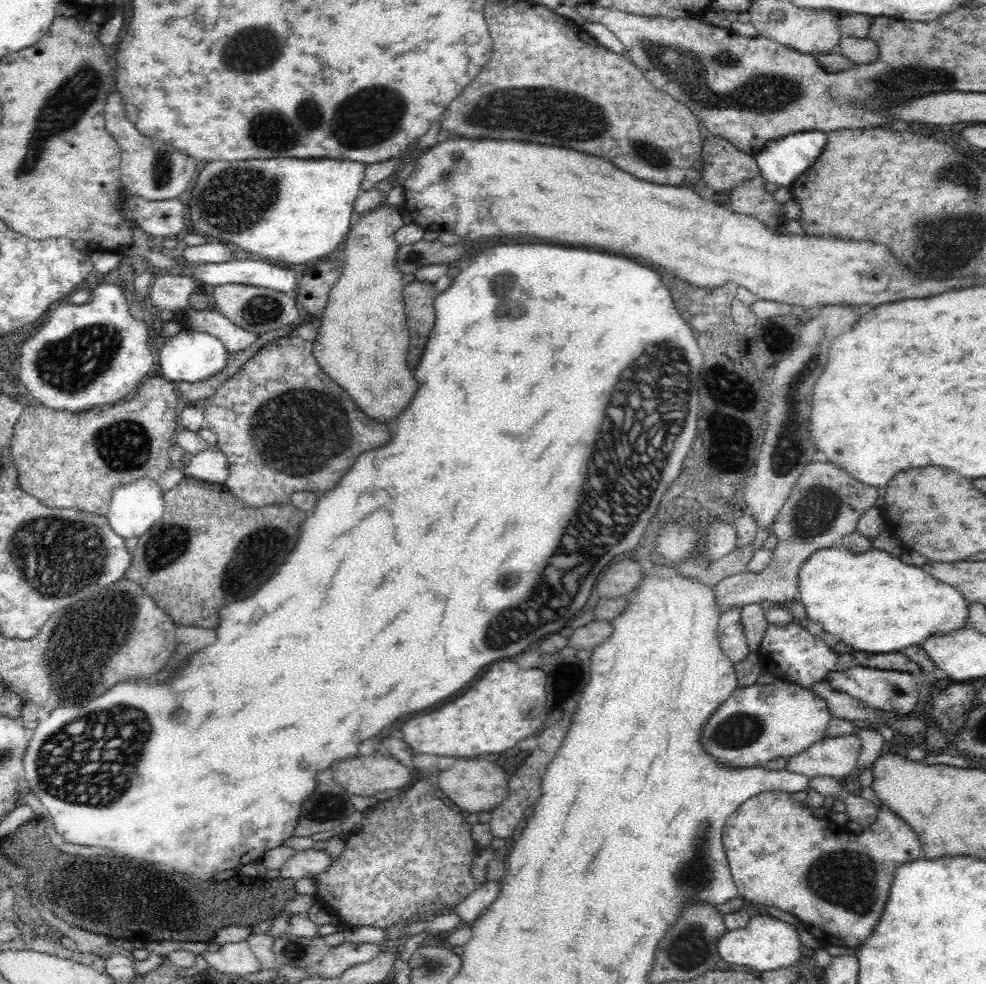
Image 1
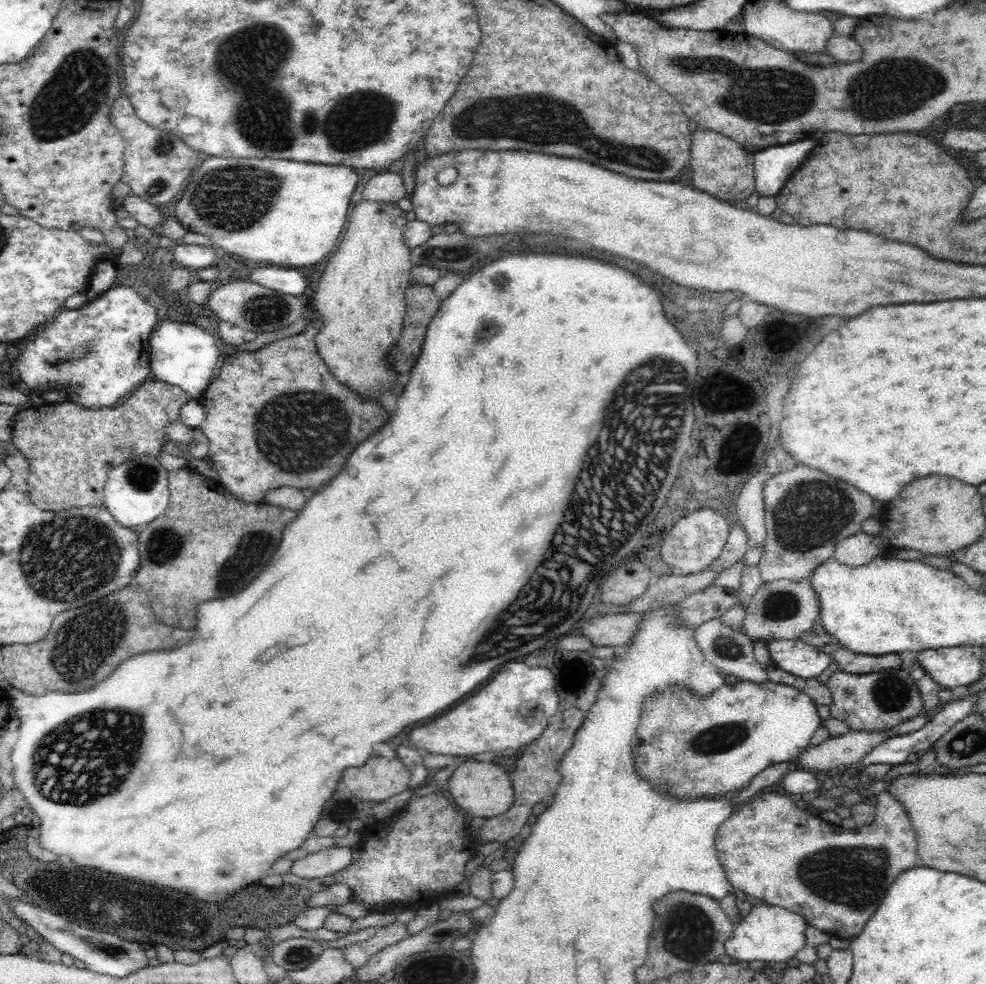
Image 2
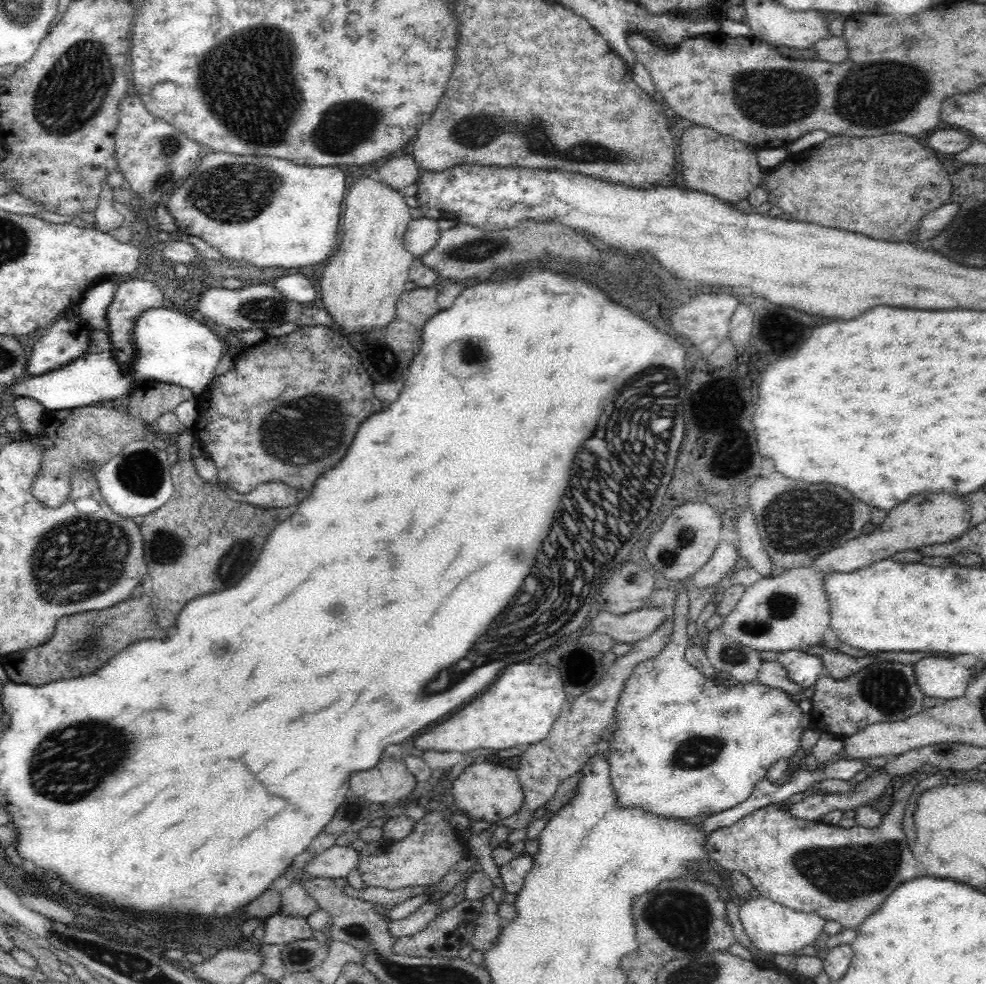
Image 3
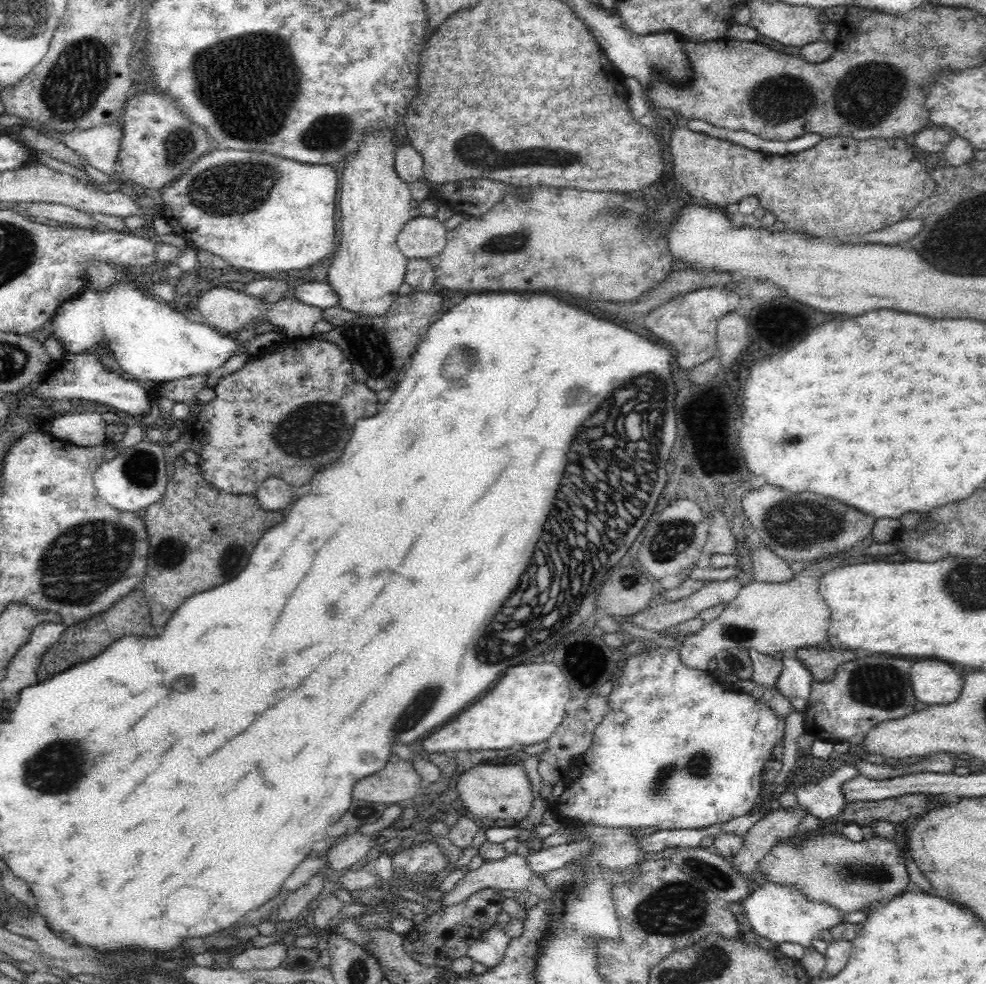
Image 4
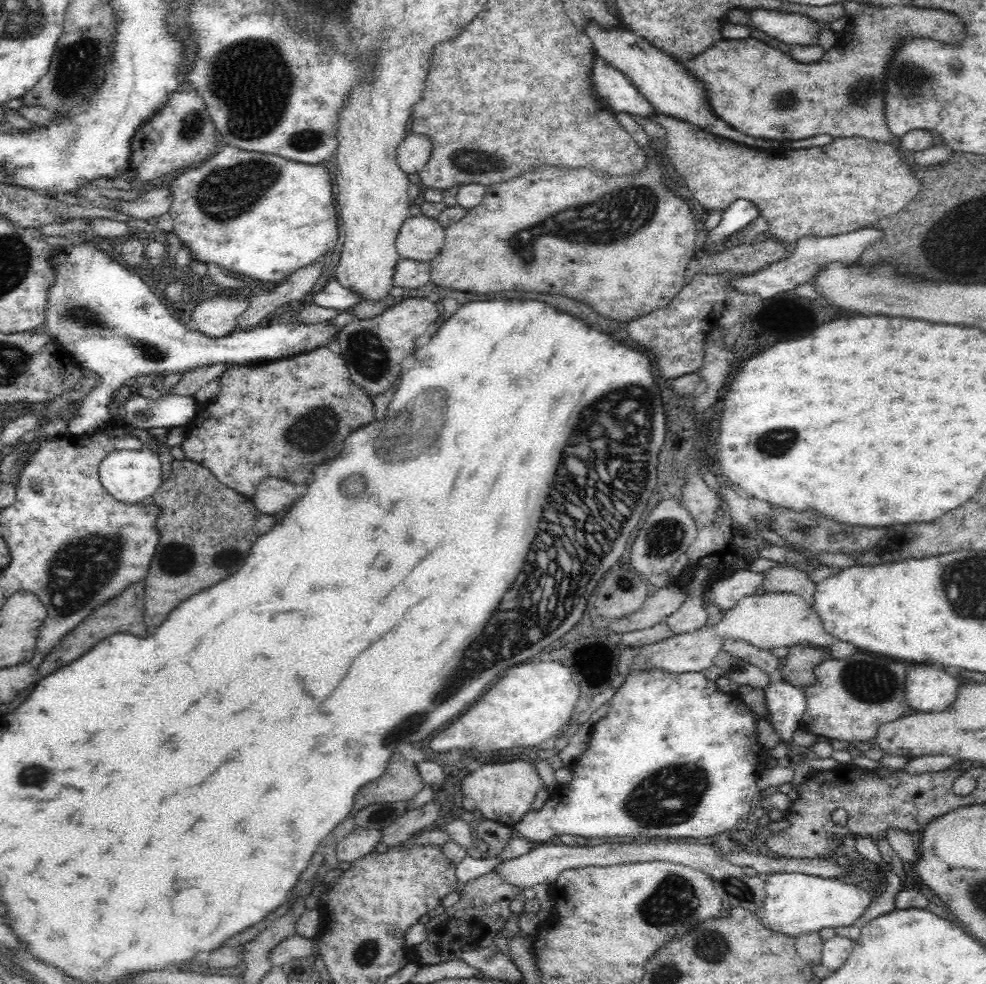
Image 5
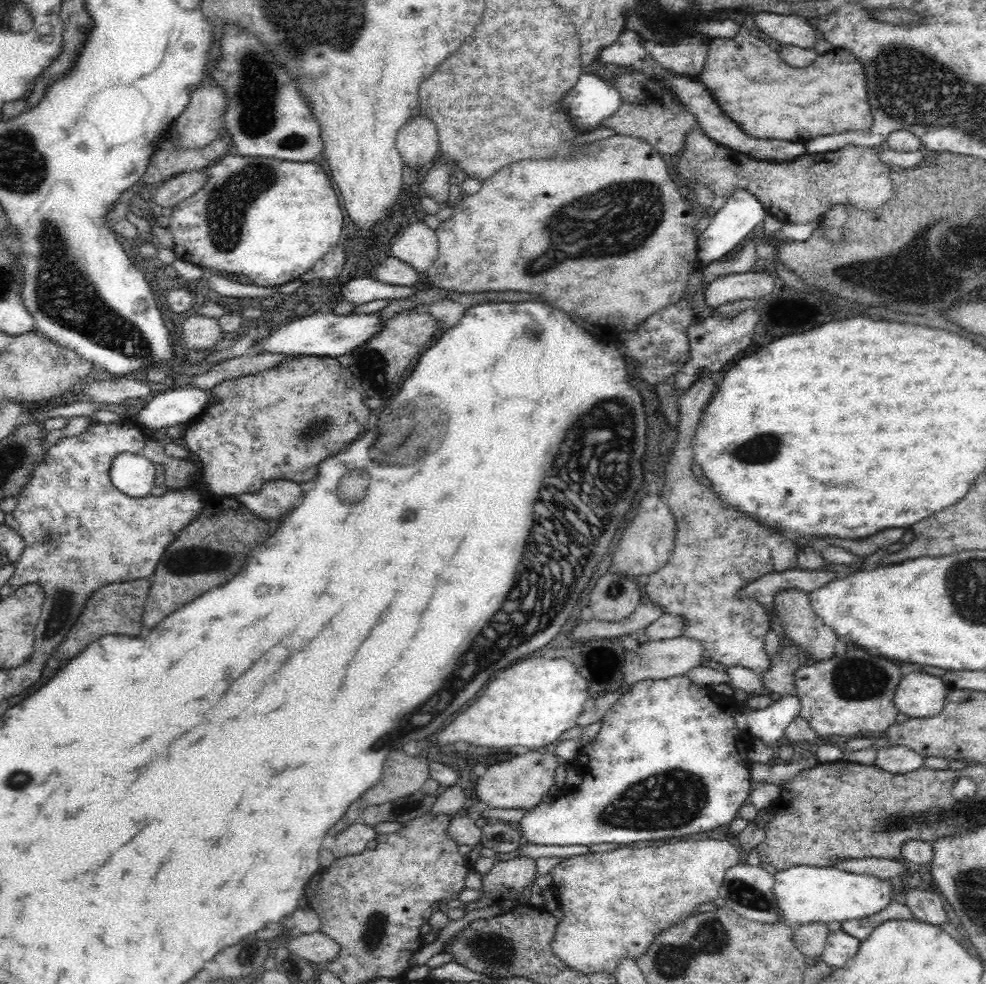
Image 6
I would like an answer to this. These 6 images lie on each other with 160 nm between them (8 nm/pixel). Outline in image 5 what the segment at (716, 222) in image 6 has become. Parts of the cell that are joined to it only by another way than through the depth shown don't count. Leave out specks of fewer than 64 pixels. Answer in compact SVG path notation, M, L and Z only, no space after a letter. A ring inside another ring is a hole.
M743 199L736 200L725 209L722 220L708 234L706 248L712 248L712 244L724 240L725 236L734 236L732 234L746 226L746 224L753 222L758 216L759 210L753 202Z

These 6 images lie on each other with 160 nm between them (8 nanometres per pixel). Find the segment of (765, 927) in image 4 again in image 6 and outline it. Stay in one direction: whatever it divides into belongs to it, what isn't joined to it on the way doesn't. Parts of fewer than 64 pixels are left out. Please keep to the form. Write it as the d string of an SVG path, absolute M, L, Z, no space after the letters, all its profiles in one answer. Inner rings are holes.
M793 866L773 875L773 896L777 902L780 923L792 930L808 924L828 924L860 920L881 912L888 906L894 889L886 879L869 878L868 875L848 873L828 867Z

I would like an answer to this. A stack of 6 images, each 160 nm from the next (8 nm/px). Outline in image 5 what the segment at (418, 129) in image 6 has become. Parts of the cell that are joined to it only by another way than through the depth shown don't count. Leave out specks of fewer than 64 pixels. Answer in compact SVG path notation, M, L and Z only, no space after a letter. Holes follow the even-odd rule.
M408 133L397 146L397 164L408 174L419 174L428 164L432 143L426 136Z

